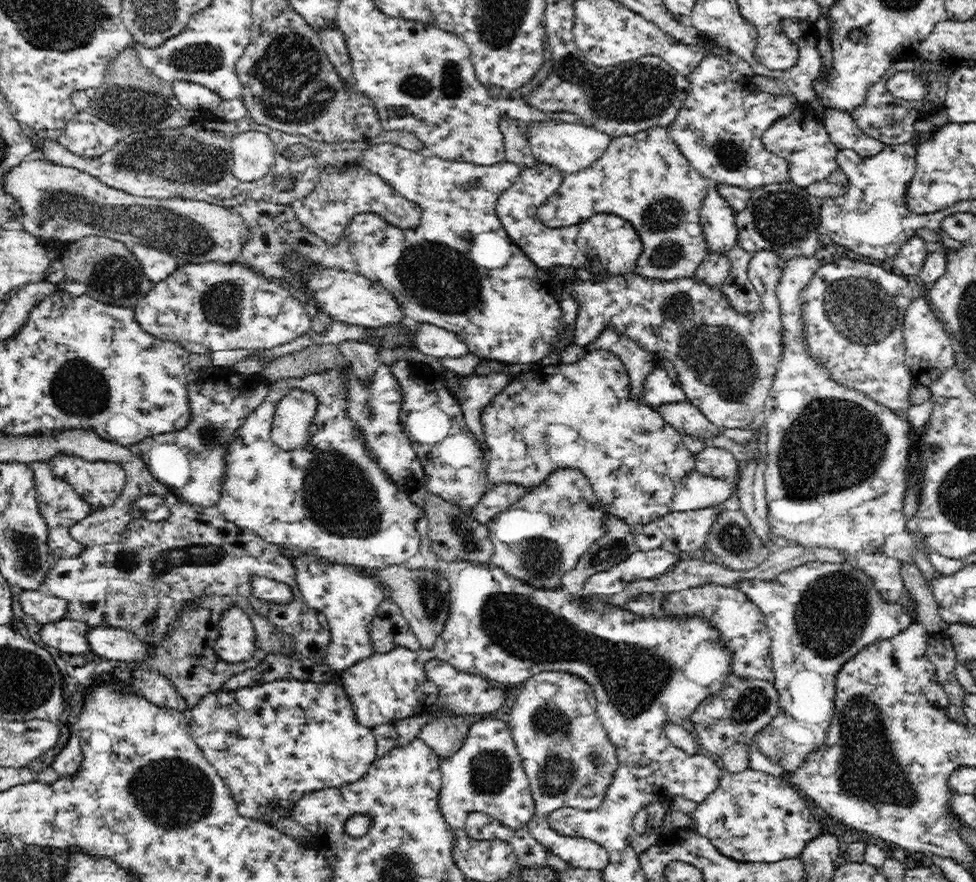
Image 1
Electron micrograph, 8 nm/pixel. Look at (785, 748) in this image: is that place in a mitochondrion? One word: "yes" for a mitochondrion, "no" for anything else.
yes

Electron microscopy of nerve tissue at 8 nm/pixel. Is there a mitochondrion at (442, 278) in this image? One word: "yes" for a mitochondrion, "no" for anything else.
yes

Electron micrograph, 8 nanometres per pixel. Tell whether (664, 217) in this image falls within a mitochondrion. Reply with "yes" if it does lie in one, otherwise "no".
yes

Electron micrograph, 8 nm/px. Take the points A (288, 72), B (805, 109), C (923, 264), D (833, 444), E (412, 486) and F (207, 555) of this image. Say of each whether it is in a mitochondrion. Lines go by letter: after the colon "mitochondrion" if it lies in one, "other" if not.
A: mitochondrion
B: other
C: other
D: mitochondrion
E: other
F: mitochondrion

